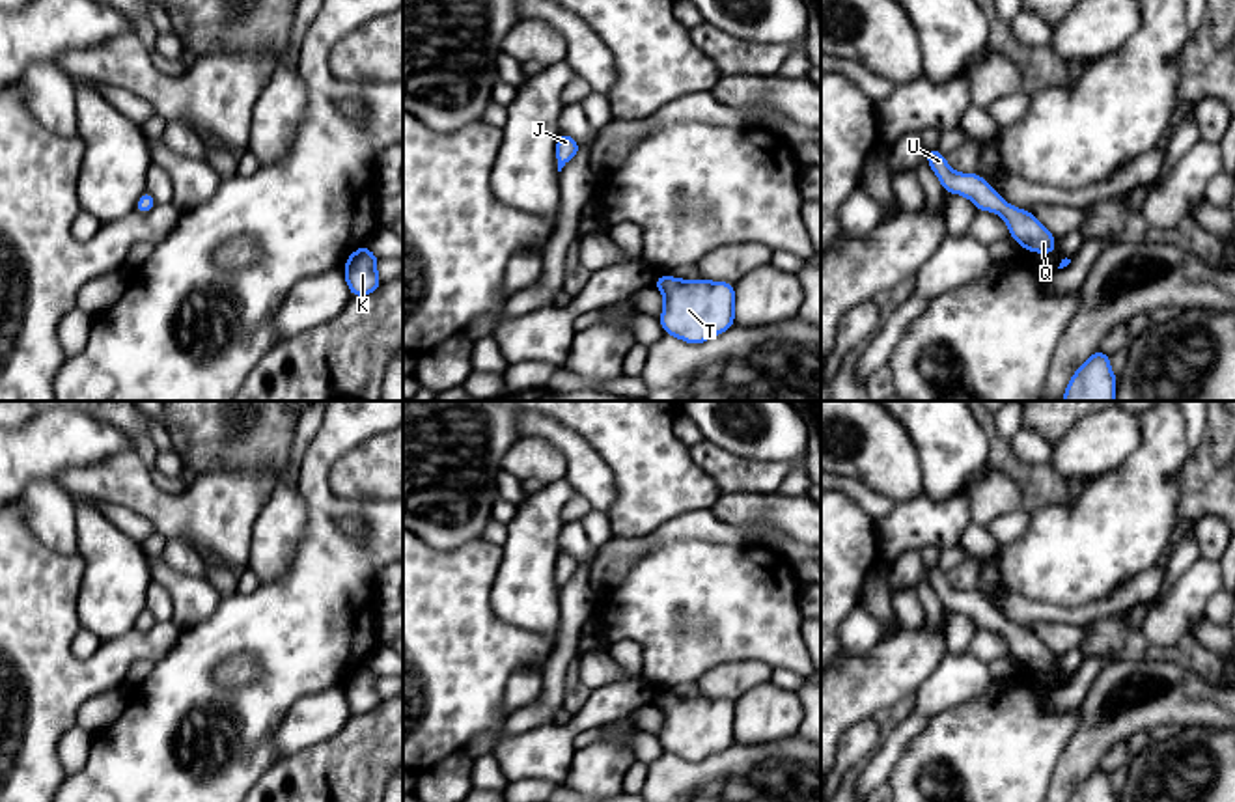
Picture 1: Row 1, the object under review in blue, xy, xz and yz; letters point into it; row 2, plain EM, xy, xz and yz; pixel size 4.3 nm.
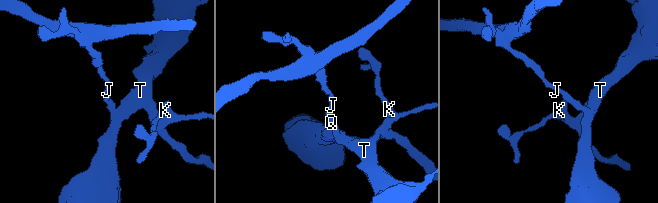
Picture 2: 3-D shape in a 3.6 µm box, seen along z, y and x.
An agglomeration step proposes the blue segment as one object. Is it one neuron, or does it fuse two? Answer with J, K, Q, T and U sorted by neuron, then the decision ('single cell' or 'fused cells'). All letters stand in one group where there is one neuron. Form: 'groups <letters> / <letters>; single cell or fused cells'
groups J U / K Q T; fused cells

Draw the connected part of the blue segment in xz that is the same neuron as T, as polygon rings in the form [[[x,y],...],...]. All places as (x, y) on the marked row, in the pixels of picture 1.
[[[657,276],[653,285],[664,295],[662,330],[685,343],[703,343],[735,323],[733,283]]]

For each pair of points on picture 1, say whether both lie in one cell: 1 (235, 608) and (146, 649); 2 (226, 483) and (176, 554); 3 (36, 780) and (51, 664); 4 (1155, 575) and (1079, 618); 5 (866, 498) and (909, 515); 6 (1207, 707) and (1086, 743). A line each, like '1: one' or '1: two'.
1: two
2: two
3: one
4: one
5: two
6: one

